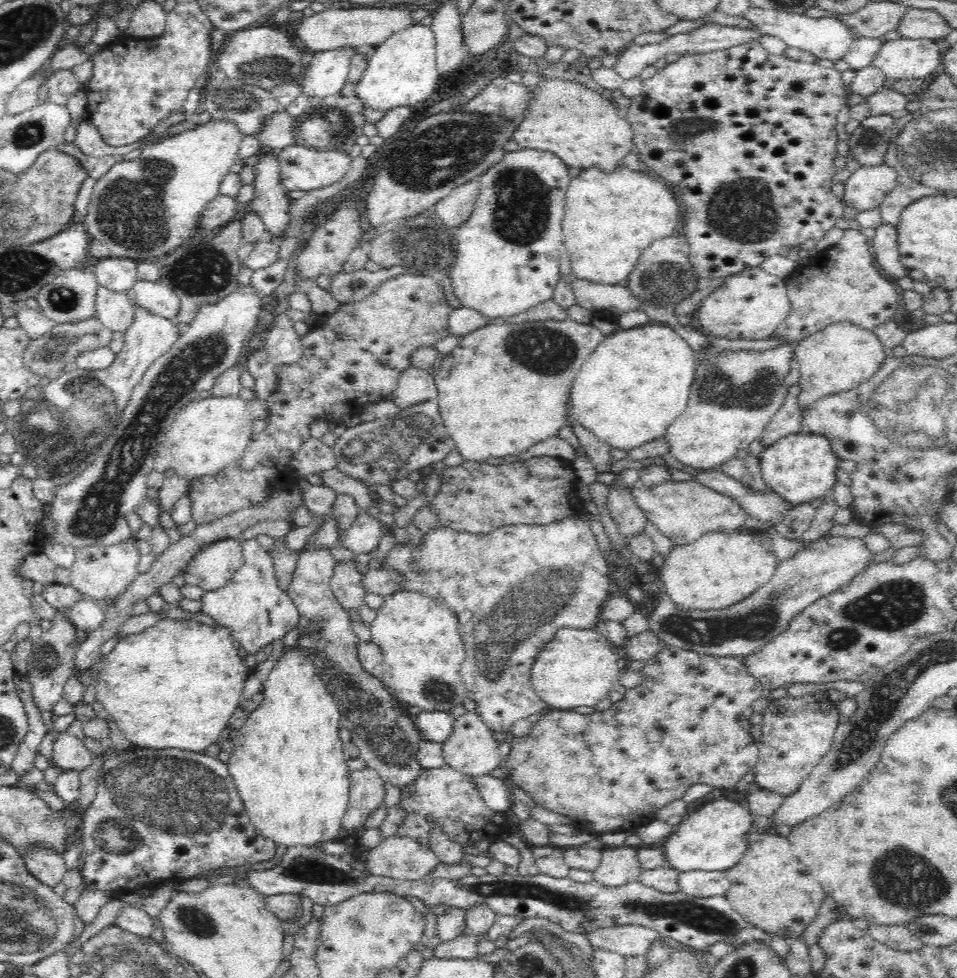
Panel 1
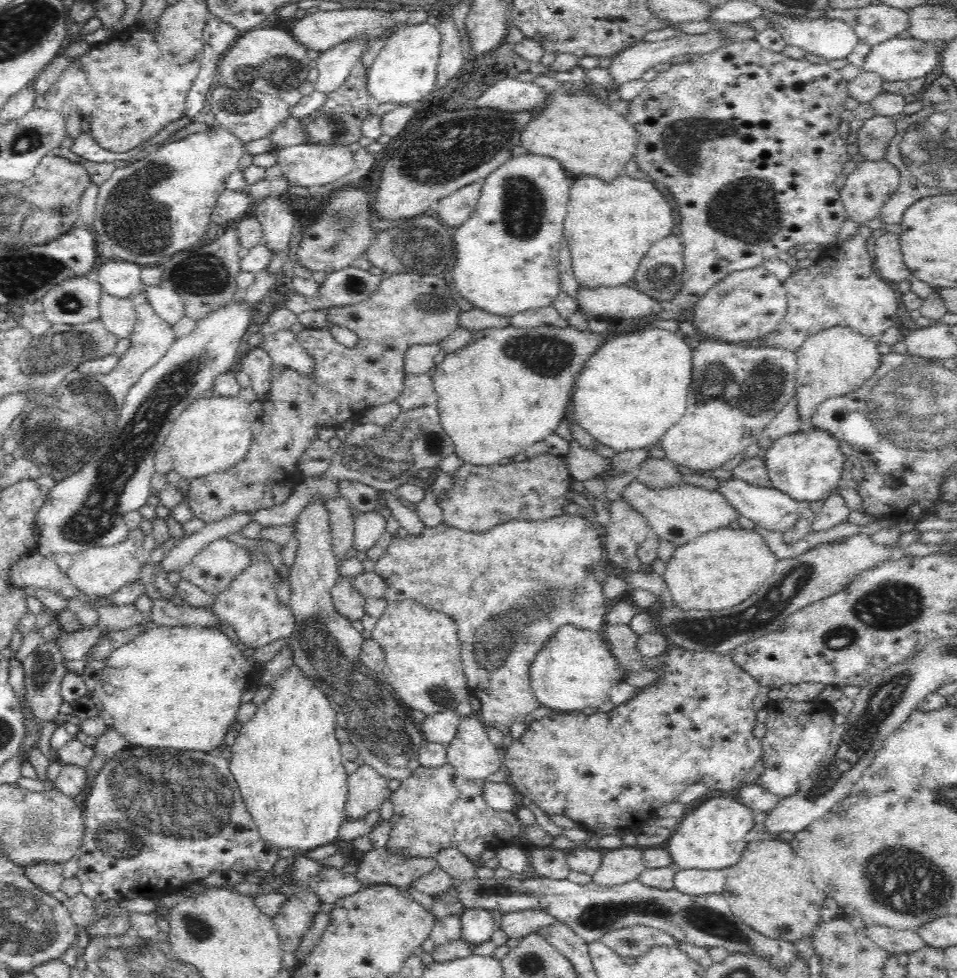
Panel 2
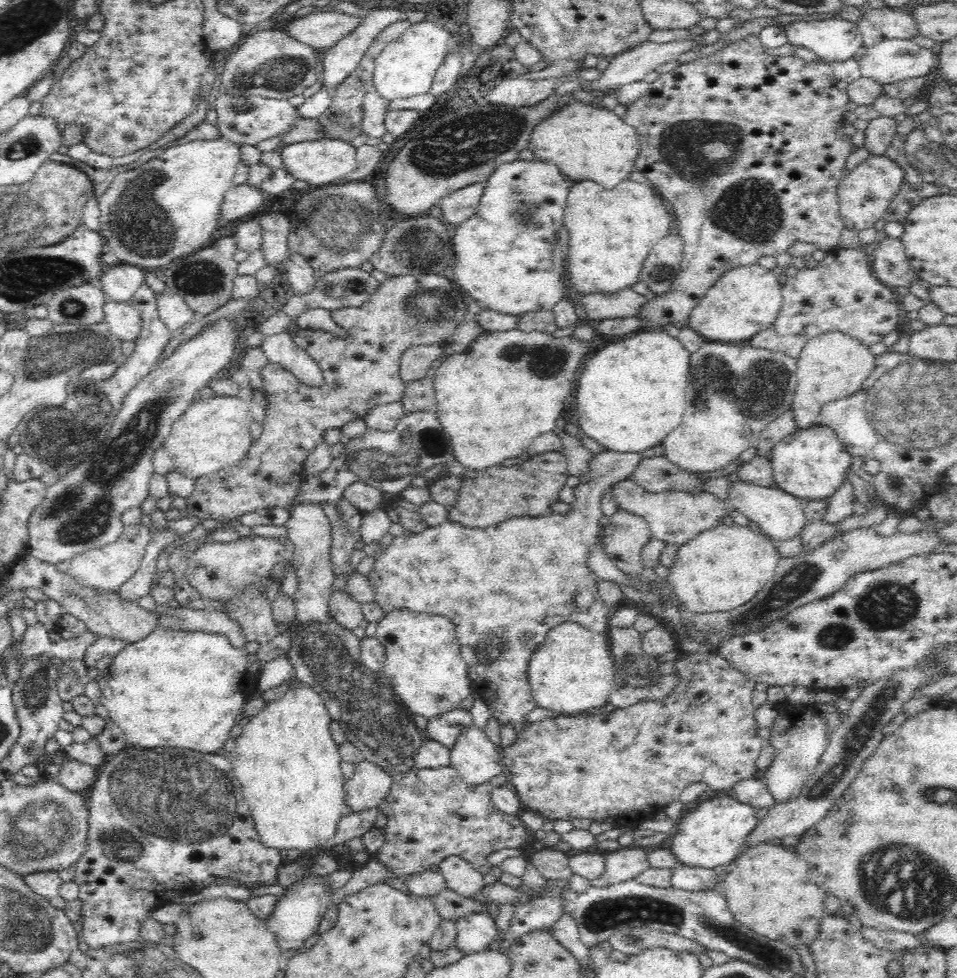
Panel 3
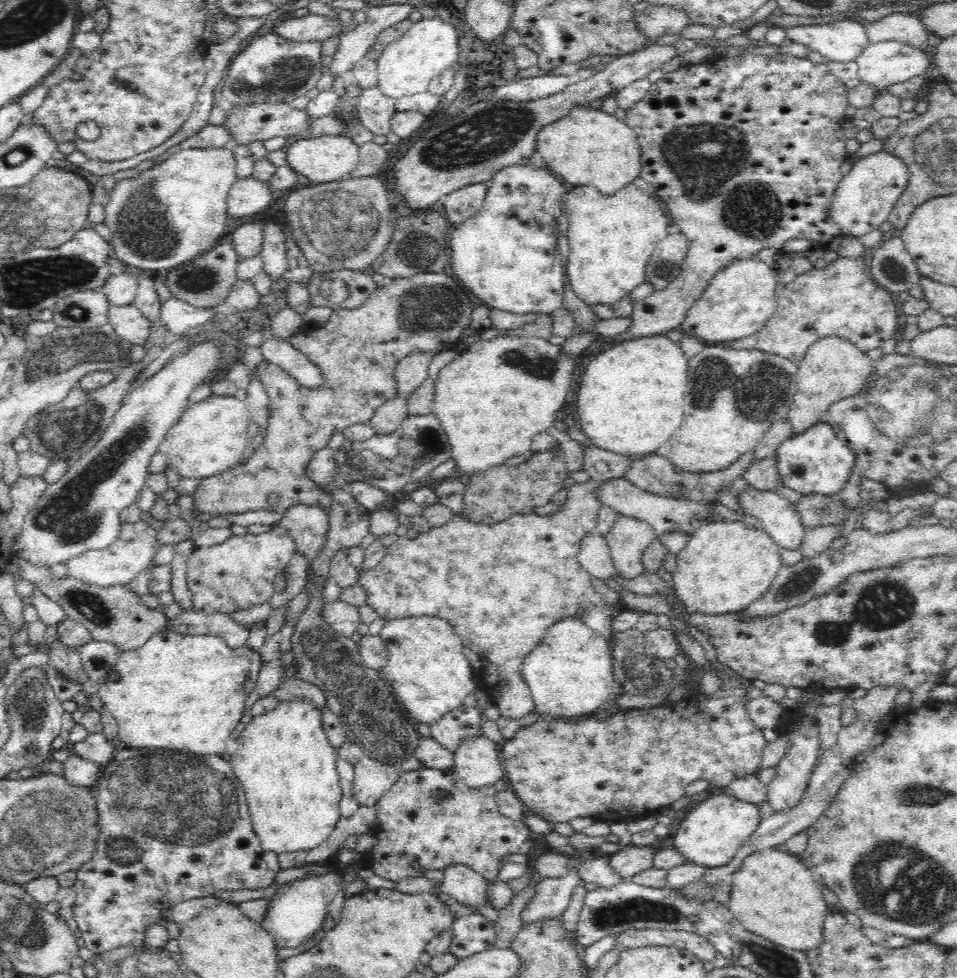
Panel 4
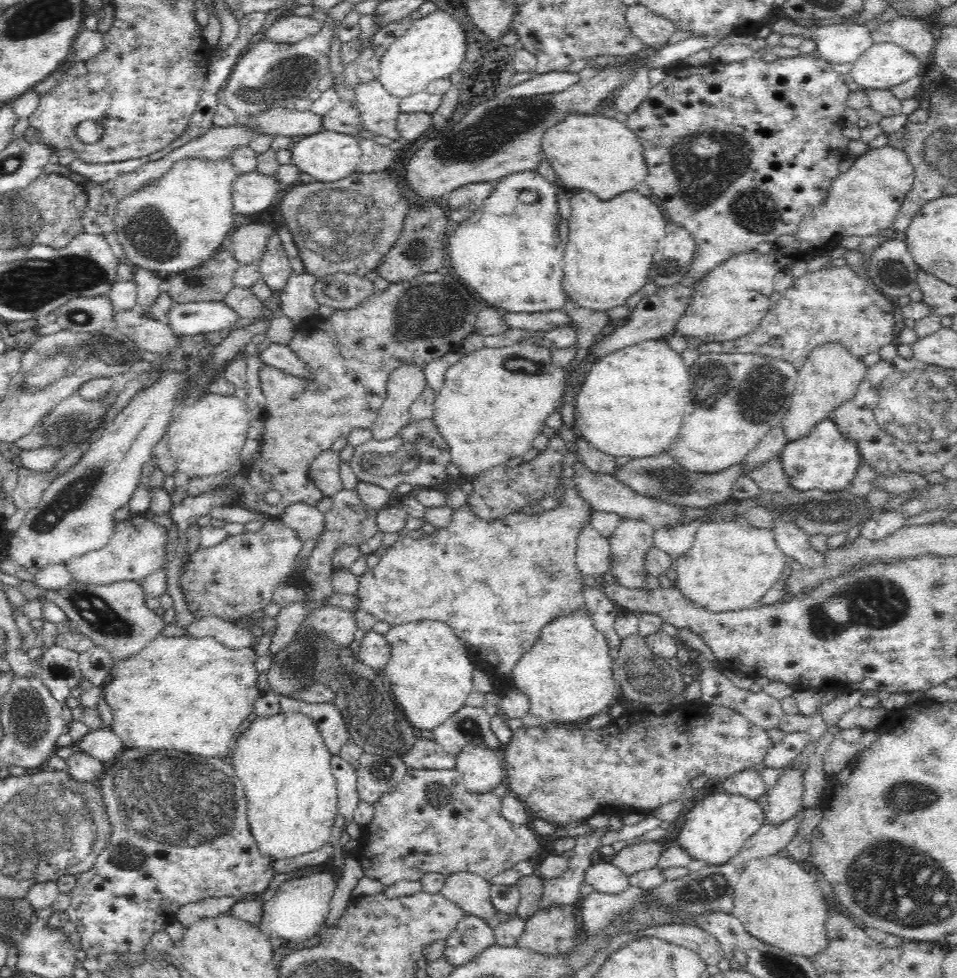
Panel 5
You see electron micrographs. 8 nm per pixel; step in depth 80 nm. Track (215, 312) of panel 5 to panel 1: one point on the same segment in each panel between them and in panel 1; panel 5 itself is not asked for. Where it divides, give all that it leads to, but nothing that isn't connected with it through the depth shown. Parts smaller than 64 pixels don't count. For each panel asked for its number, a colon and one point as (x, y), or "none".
1: (159, 299)
2: (167, 303)
3: (173, 310)
4: (180, 317)

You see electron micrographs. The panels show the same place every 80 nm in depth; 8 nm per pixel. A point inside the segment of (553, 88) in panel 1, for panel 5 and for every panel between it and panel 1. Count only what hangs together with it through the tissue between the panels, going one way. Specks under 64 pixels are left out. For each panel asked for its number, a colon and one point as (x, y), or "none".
2: (582, 132)
3: (586, 142)
4: (588, 147)
5: (590, 152)

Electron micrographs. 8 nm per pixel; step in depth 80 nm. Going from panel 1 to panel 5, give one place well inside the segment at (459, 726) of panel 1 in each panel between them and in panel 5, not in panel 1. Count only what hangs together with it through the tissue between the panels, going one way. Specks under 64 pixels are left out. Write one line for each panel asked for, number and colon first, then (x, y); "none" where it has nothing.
2: (471, 754)
3: (476, 759)
4: (477, 760)
5: (482, 769)

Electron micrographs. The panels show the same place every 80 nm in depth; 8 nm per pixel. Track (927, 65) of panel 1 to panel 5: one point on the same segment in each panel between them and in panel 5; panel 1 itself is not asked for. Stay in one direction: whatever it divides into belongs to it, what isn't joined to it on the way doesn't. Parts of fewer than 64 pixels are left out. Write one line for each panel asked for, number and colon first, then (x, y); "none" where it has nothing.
2: (896, 59)
3: (889, 61)
4: (882, 64)
5: (884, 65)

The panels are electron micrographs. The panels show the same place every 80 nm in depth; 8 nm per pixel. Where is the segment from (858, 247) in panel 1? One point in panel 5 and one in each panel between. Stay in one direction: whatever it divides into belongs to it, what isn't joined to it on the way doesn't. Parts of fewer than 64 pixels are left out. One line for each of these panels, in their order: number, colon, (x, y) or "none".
2: (841, 286)
3: (840, 292)
4: (839, 298)
5: (829, 305)

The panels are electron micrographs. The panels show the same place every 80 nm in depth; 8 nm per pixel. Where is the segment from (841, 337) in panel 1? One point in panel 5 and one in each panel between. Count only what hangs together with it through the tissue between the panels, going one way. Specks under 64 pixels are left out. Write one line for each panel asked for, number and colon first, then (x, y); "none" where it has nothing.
2: (835, 361)
3: (833, 365)
4: (832, 369)
5: (830, 376)

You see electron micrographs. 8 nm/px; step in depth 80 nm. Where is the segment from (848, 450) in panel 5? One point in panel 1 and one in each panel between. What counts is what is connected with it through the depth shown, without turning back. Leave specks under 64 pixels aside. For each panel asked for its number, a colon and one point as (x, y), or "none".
1: (801, 467)
2: (807, 465)
3: (812, 463)
4: (817, 461)

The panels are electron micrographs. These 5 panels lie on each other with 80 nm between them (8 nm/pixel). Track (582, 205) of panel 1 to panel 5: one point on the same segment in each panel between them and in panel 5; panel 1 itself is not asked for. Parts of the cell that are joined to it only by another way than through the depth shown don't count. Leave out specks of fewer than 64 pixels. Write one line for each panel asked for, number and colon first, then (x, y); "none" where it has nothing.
2: (609, 228)
3: (611, 232)
4: (612, 238)
5: (611, 243)

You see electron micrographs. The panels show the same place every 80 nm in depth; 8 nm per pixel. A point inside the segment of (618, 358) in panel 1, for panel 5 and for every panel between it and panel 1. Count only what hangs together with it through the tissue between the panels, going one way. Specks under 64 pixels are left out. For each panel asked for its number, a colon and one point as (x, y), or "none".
2: (632, 390)
3: (632, 393)
4: (631, 399)
5: (631, 403)

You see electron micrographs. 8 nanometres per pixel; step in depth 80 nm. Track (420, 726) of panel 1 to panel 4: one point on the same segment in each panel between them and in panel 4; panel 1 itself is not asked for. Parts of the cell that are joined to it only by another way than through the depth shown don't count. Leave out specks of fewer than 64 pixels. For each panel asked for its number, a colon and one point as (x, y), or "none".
2: (441, 727)
3: (445, 728)
4: (464, 722)

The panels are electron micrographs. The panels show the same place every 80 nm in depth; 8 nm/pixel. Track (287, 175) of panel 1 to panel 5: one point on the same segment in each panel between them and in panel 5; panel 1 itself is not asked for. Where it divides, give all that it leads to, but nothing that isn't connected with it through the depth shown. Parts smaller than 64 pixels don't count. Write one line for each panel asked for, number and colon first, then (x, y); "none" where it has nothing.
2: (307, 165)
3: (321, 162)
4: (323, 159)
5: (327, 156)

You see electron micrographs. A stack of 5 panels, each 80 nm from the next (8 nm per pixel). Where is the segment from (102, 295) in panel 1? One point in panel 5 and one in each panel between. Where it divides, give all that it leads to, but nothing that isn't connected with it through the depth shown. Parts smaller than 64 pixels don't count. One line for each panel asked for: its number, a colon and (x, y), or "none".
2: (118, 315)
3: (124, 321)
4: (127, 321)
5: (154, 336)

